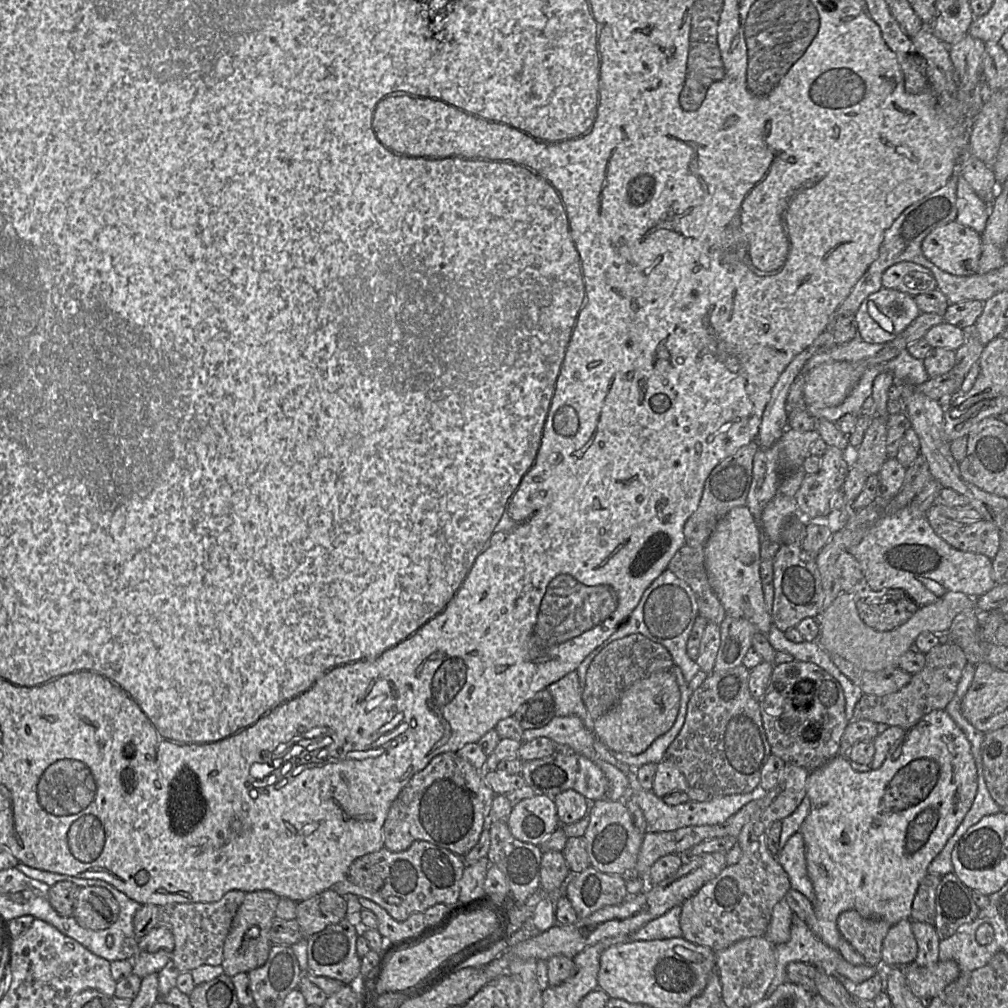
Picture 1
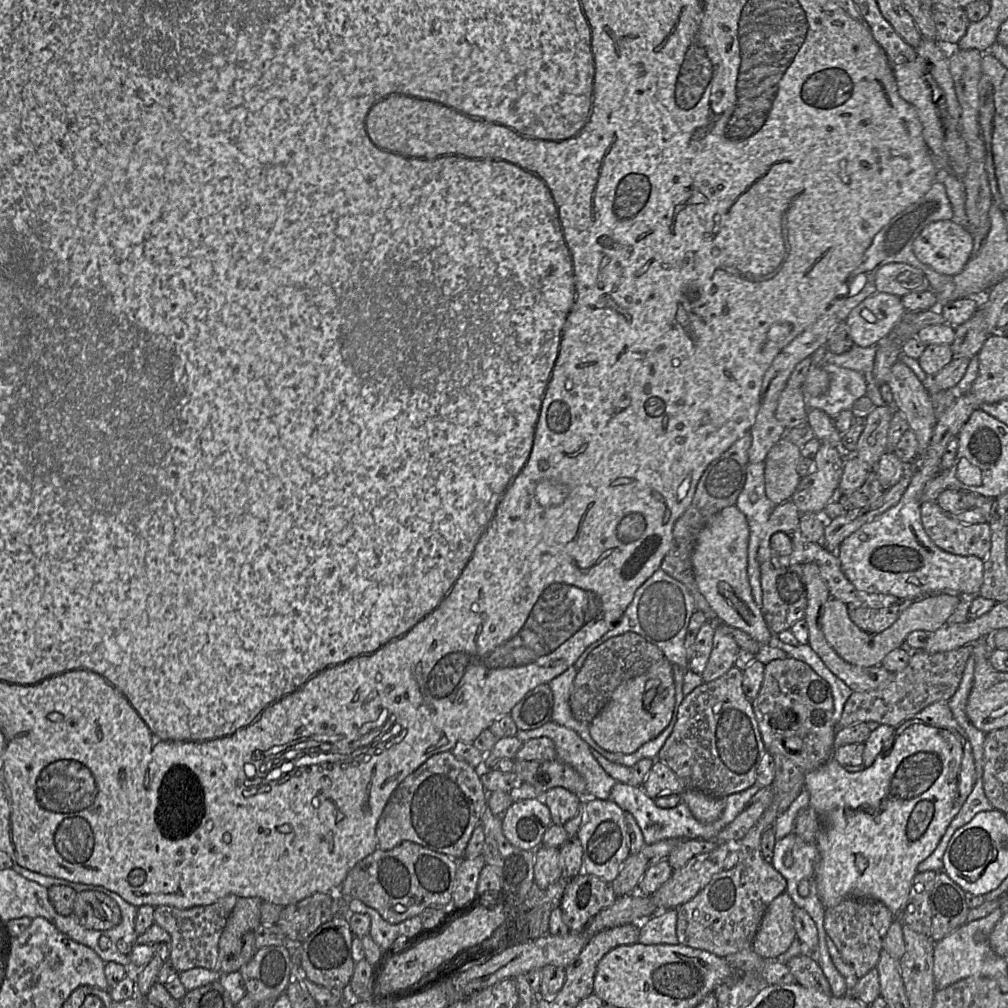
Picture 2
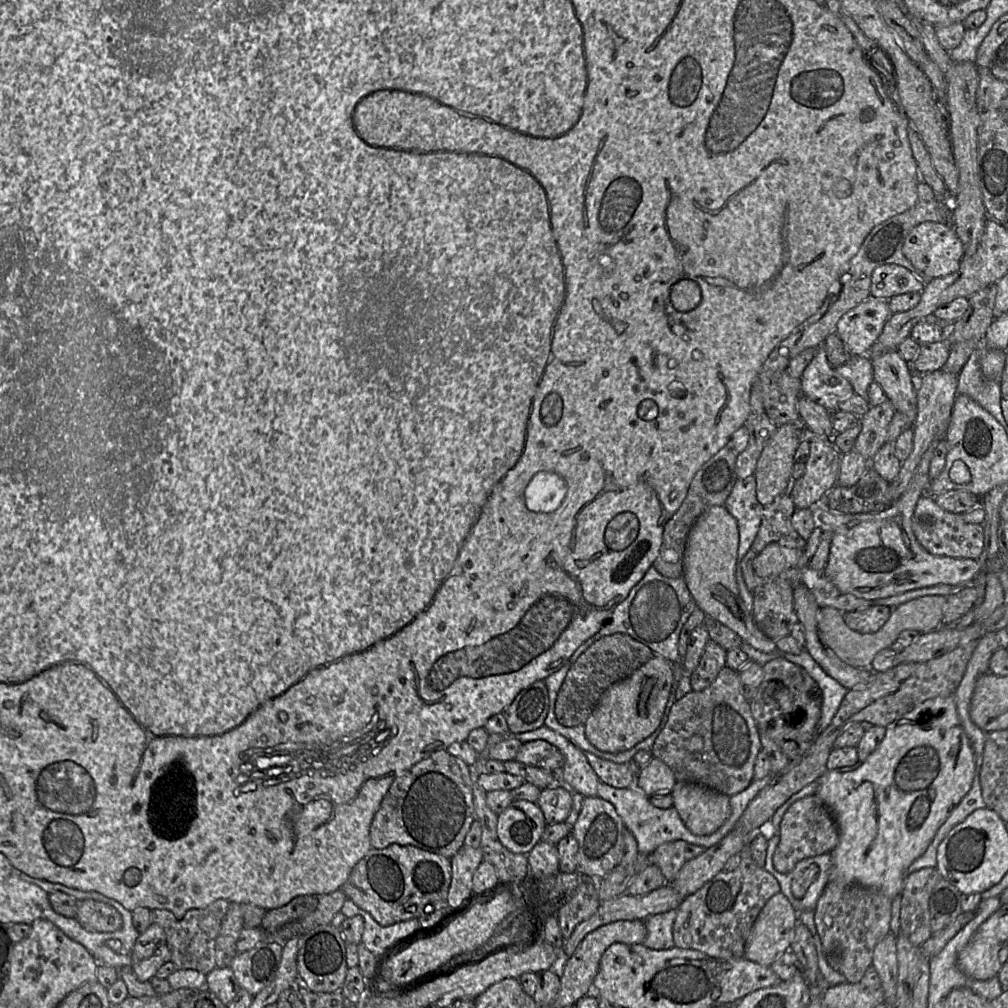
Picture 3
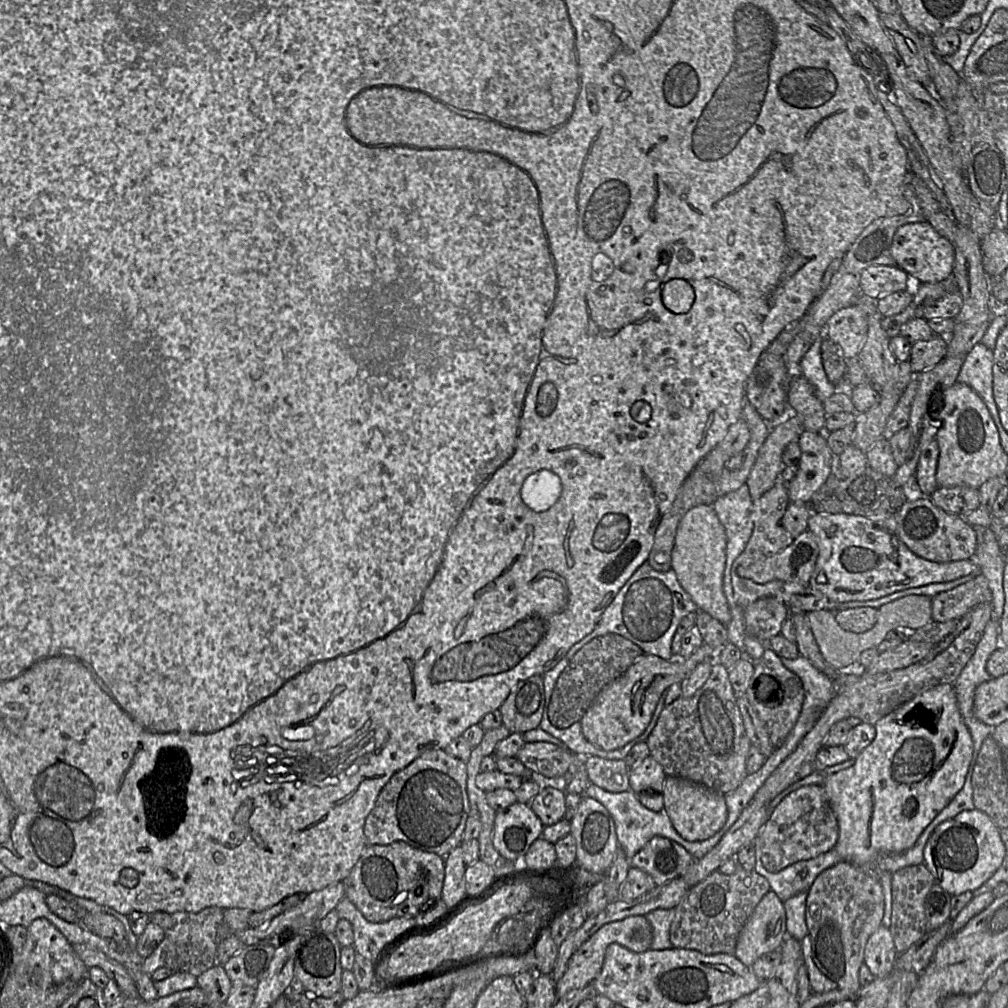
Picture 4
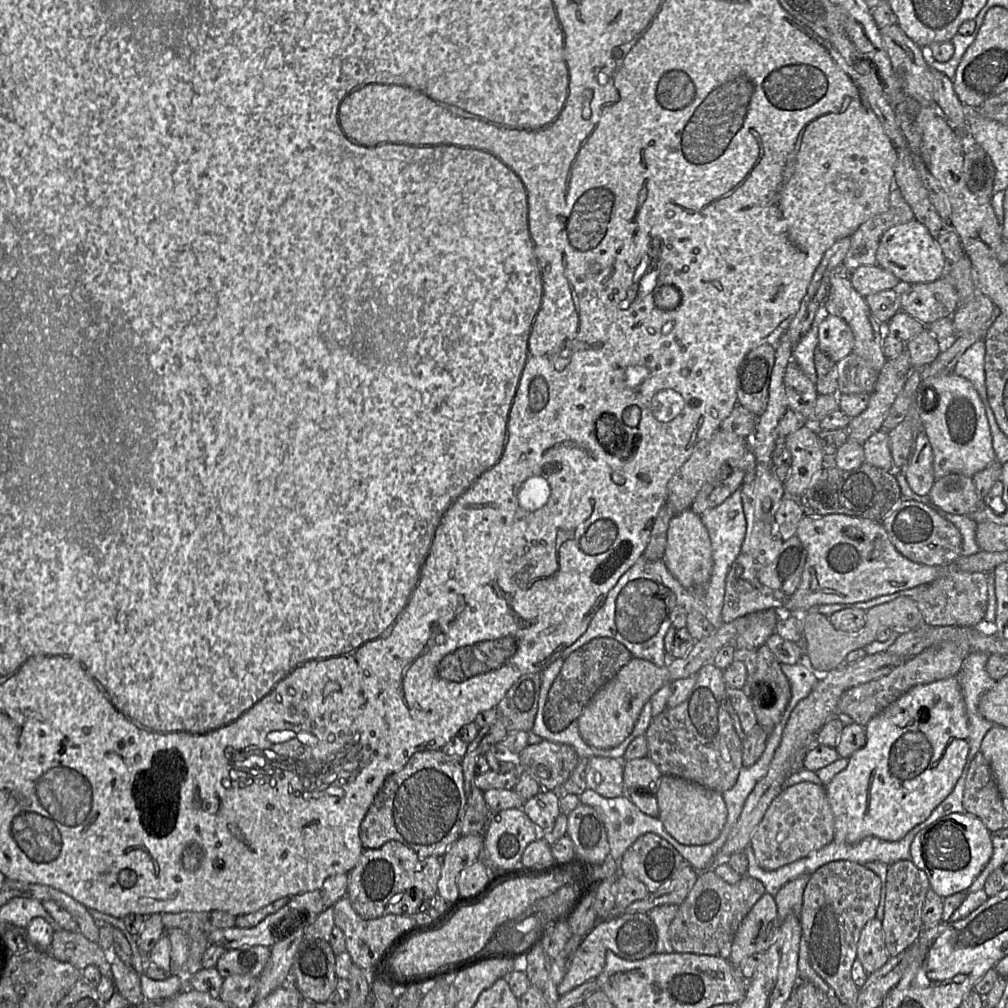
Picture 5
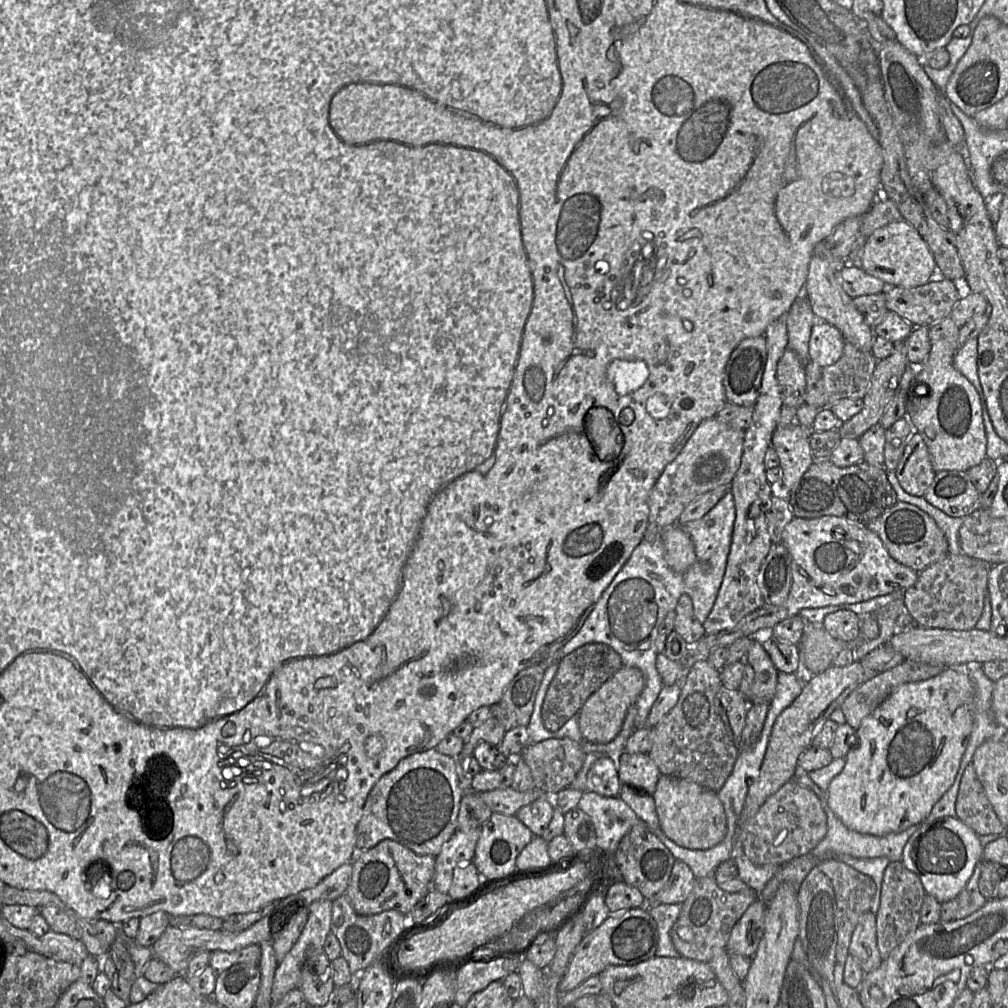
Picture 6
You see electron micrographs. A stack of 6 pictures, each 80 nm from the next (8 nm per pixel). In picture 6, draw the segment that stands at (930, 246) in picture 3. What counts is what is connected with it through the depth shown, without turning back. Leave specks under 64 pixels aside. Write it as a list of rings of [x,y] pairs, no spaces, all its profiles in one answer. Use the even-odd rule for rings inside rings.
[[[898,220],[876,229],[867,239],[859,266],[881,279],[888,287],[917,287],[937,276],[932,252],[919,232],[908,222]]]

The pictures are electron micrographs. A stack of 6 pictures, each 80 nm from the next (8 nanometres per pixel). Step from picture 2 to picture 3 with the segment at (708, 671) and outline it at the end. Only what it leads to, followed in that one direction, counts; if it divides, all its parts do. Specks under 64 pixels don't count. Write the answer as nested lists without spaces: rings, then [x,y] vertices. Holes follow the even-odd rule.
[[[709,639],[697,668],[690,675],[692,691],[698,692],[708,687],[726,666],[727,650]]]

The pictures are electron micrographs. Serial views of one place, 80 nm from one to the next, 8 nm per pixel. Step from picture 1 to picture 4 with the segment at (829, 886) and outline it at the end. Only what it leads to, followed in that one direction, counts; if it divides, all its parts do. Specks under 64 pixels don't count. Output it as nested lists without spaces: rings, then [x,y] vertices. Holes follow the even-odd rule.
[[[942,684],[915,696],[910,701],[904,703],[877,721],[874,727],[876,730],[874,740],[856,757],[855,763],[845,770],[825,776],[825,782],[823,784],[829,804],[838,824],[838,839],[834,849],[842,858],[842,861],[850,862],[858,866],[866,866],[881,854],[900,853],[911,848],[924,829],[962,789],[973,755],[973,740],[969,729],[964,723],[958,707],[954,686],[951,684]]]

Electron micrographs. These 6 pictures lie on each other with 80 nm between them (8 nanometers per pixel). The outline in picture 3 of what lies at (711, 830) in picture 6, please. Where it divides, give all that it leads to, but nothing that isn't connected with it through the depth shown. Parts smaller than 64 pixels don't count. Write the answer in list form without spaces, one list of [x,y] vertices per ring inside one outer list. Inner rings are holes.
[[[676,781],[670,794],[672,806],[694,835],[714,833],[730,816],[729,797],[701,785]]]

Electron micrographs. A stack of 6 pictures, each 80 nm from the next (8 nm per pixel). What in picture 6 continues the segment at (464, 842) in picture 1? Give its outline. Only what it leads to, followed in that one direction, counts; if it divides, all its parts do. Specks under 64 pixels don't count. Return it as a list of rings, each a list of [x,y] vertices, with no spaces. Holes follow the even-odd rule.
[[[436,749],[405,757],[370,791],[356,829],[357,852],[391,839],[416,854],[436,857],[457,830],[463,795],[463,775],[456,758],[441,754]]]

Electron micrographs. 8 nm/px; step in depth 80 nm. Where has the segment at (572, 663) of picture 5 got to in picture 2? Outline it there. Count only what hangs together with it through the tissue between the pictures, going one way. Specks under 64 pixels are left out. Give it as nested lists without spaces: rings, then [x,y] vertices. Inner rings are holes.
[[[627,632],[606,640],[590,652],[575,676],[569,697],[573,717],[577,721],[590,723],[621,683],[644,674],[663,658],[665,657],[657,646],[634,632]]]

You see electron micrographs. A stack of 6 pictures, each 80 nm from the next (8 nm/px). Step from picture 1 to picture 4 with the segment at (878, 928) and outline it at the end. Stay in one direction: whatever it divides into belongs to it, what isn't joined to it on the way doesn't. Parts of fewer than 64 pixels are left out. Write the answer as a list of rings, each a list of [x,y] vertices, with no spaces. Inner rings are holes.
[[[841,861],[821,872],[808,890],[805,919],[811,957],[820,972],[834,981],[839,990],[854,993],[861,987],[859,969],[864,964],[865,946],[870,936],[883,925],[885,899],[879,872]]]

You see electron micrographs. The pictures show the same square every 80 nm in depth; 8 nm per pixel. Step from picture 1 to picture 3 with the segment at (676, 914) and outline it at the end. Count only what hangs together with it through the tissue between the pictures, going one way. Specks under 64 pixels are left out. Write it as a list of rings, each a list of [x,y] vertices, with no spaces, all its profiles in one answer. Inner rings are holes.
[[[676,910],[651,915],[644,920],[647,936],[643,945],[652,950],[668,950],[674,947],[673,924]]]

